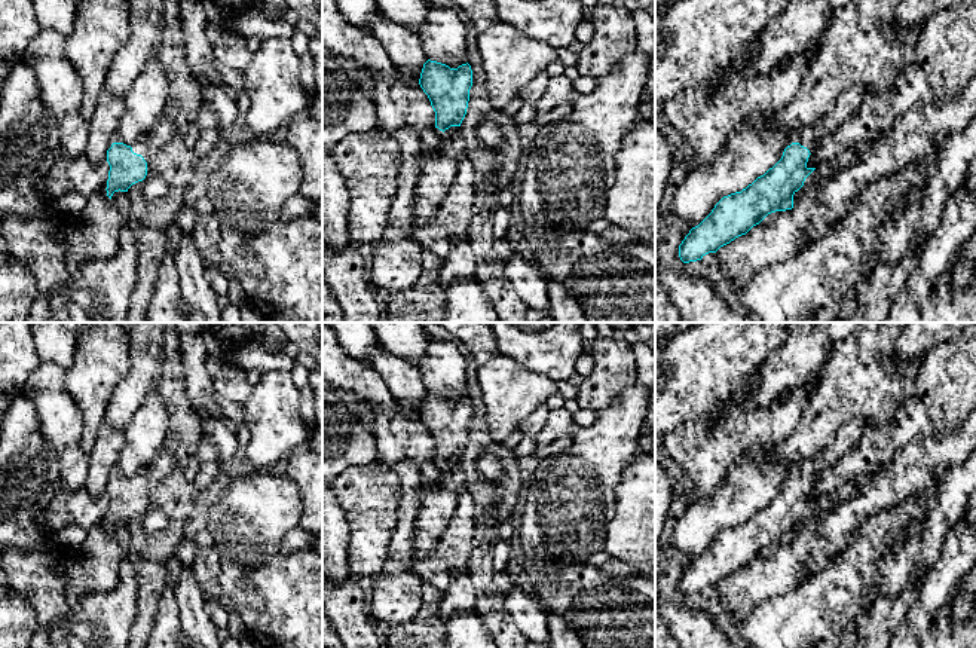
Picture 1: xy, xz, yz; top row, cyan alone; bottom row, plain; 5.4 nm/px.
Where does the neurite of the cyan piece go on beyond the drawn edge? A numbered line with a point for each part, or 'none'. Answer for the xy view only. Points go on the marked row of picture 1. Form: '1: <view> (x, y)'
1: xy (140, 146)

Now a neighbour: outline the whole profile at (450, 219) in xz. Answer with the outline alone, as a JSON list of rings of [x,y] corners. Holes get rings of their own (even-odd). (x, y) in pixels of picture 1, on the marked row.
[[[450,126],[444,134],[447,144],[459,153],[458,174],[432,218],[423,226],[414,220],[413,230],[423,251],[432,251],[441,257],[447,256],[453,236],[466,236],[475,204],[474,169],[462,144],[461,128]]]

